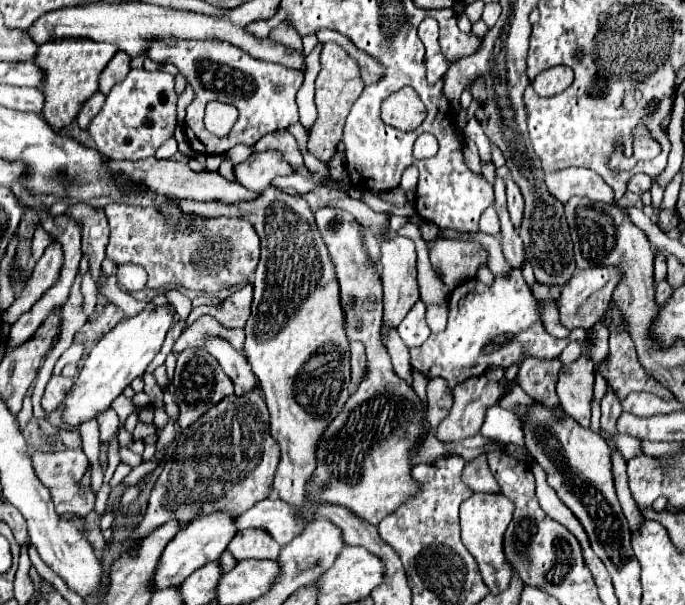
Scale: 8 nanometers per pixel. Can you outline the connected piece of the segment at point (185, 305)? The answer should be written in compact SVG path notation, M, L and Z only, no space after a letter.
M178 290L167 291L165 296L174 306L180 318L186 320L192 309L192 301Z

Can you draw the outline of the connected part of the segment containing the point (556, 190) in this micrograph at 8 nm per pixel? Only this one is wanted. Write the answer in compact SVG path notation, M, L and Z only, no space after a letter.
M568 167L560 173L546 175L546 187L552 191L552 197L566 203L574 195L588 197L592 201L604 201L610 203L614 199L612 189L590 169L582 167Z

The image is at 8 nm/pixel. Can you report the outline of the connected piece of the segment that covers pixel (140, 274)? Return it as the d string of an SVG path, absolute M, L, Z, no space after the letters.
M120 265L116 279L128 291L140 291L146 285L146 271L140 265Z

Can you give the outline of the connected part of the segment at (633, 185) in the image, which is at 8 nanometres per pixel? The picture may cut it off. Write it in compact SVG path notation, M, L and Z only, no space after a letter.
M634 175L634 177L630 179L630 183L628 183L628 191L642 195L644 191L650 189L650 185L652 185L652 179L650 179L648 175Z

